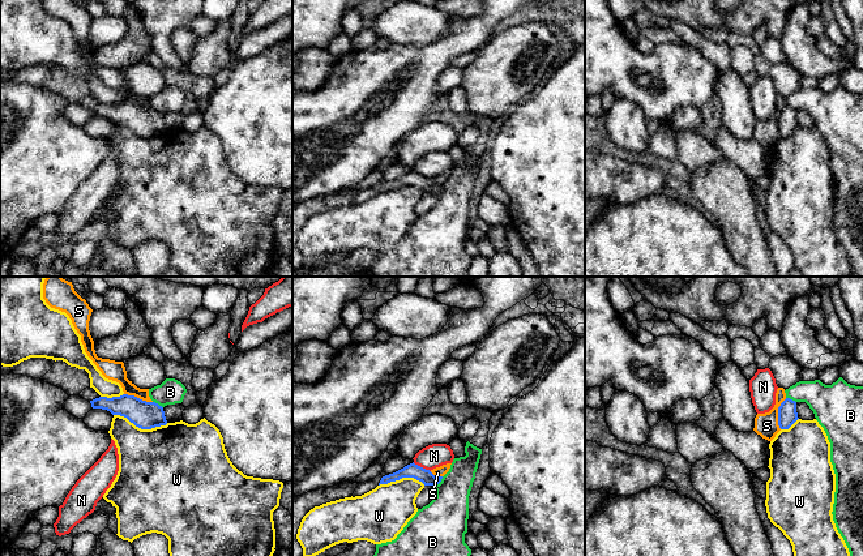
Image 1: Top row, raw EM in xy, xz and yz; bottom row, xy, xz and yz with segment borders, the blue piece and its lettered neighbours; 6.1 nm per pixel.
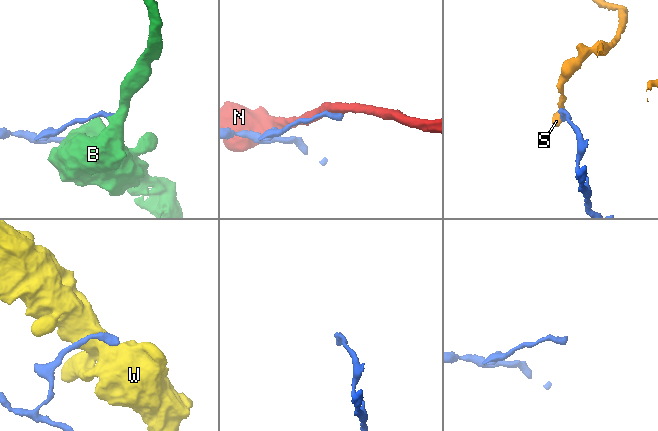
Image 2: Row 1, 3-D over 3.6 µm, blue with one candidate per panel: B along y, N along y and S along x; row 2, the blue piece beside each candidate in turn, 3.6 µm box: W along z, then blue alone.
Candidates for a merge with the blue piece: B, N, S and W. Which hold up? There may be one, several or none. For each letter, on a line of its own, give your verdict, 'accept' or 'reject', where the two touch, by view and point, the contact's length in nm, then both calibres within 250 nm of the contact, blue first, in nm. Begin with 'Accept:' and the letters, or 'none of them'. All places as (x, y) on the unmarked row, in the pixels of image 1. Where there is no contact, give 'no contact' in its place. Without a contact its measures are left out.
Accept: none of them
B: reject | xz (438, 191) | 90 nm | 90/300 nm
N: reject | xz (422, 175) | 130 nm | 90/150 nm
S: reject | yz (778, 122) | 200 nm | 120/140 nm
W: reject | xy (141, 136) | 340 nm | 170/460 nm

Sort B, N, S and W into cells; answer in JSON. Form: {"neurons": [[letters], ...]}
{"neurons": [["B"], ["N"], ["S"], ["W"]]}

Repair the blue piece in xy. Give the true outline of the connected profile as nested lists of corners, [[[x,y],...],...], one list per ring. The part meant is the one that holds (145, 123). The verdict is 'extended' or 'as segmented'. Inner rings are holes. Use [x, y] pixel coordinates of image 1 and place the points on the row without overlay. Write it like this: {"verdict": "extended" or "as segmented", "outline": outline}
{"verdict": "as segmented", "outline": [[[134,103],[99,104],[90,108],[90,111],[93,116],[107,117],[112,123],[127,125],[141,137],[151,137],[167,132],[162,114],[155,110],[142,108]]]}

